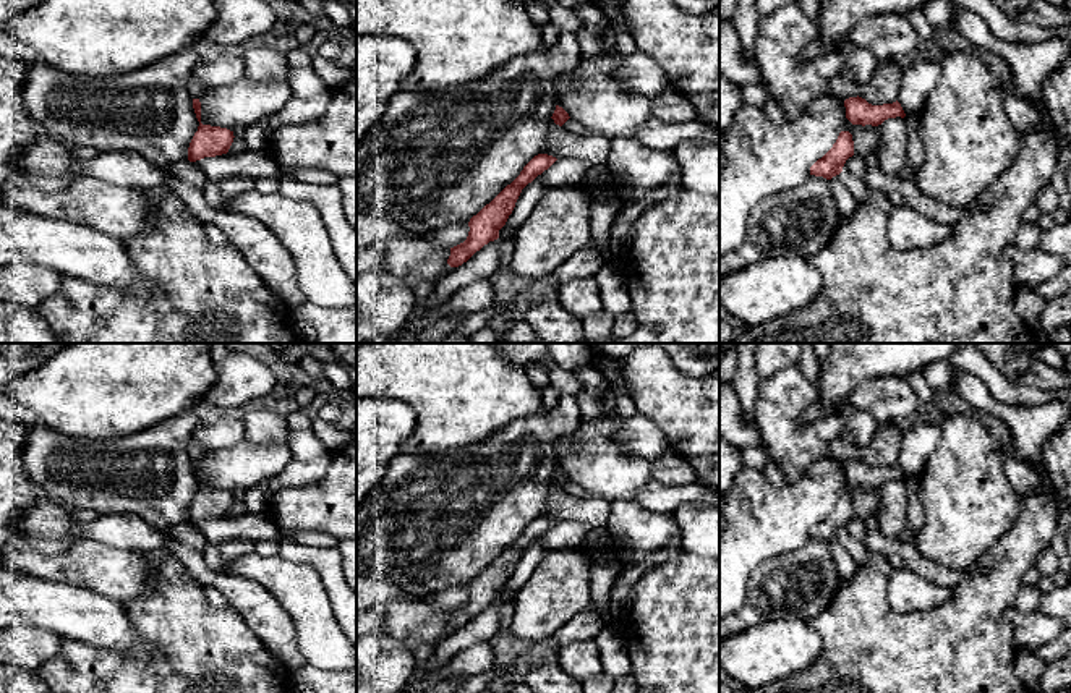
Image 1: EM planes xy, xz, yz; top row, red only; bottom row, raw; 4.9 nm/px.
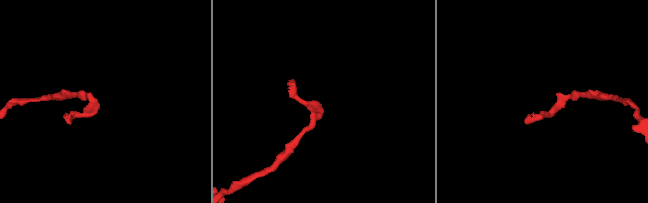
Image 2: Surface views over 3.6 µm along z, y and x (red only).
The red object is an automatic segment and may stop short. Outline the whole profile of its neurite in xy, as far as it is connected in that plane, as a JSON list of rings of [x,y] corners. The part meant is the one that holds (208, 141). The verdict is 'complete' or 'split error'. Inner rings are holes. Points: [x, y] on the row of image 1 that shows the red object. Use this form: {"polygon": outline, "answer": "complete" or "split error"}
{"polygon": [[[193,99],[193,108],[199,121],[199,126],[190,142],[188,160],[196,162],[204,157],[215,157],[227,154],[235,138],[233,131],[220,126],[203,125],[199,99]]], "answer": "complete"}

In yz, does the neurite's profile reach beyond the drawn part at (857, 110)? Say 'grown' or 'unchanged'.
unchanged

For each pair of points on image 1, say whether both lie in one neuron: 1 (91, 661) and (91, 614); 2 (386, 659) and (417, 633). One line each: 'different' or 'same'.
1: different
2: different

